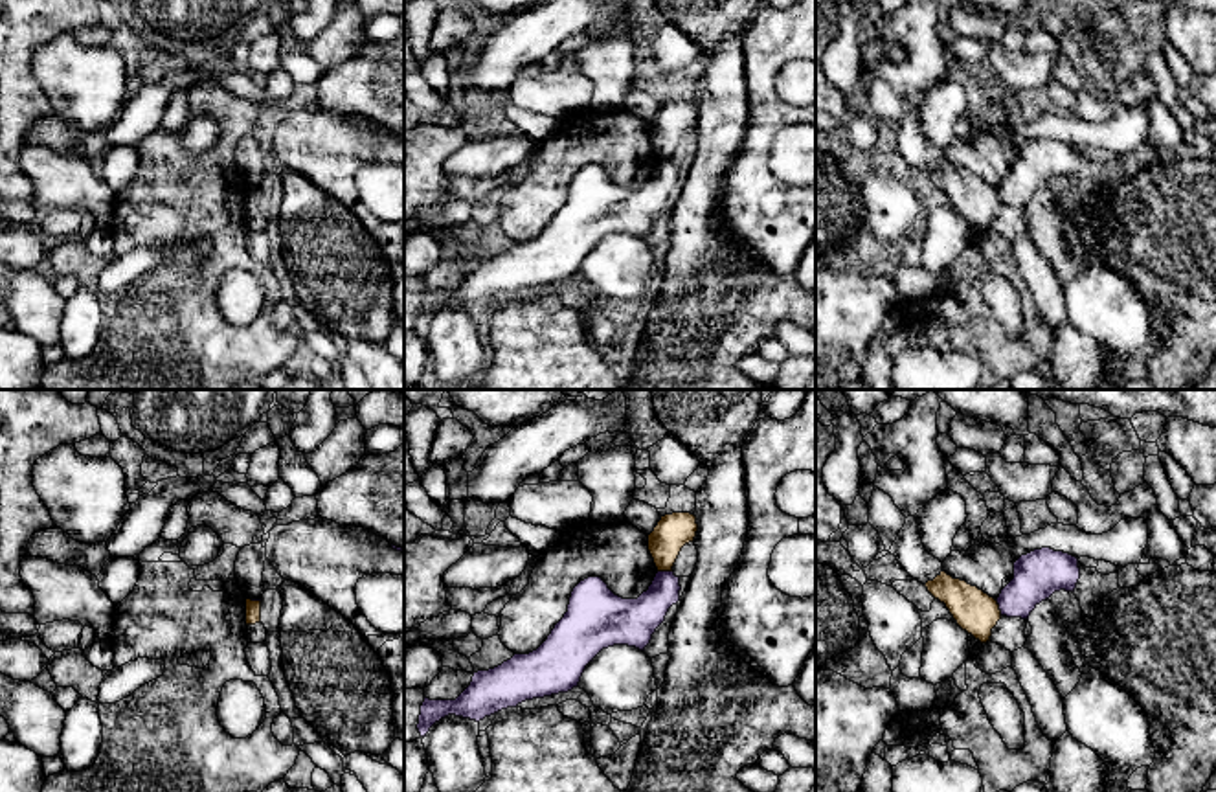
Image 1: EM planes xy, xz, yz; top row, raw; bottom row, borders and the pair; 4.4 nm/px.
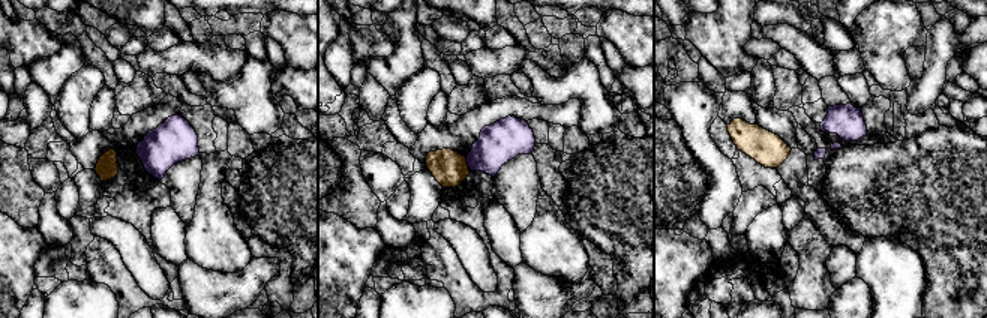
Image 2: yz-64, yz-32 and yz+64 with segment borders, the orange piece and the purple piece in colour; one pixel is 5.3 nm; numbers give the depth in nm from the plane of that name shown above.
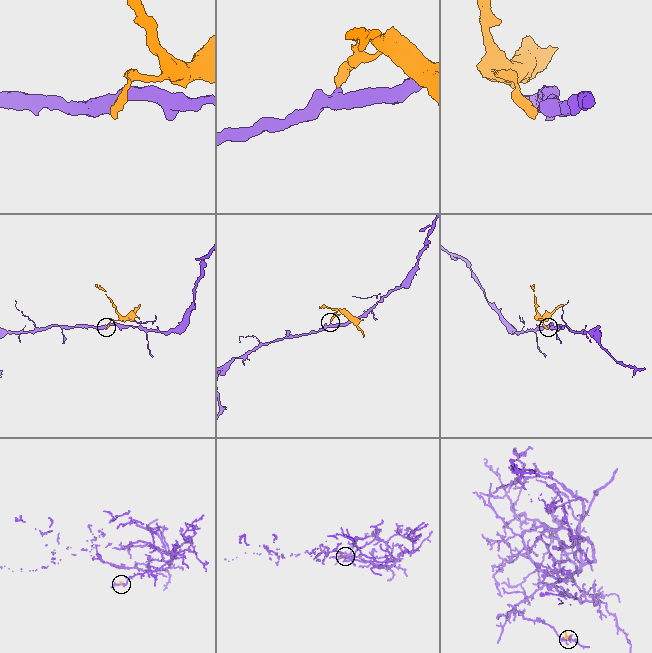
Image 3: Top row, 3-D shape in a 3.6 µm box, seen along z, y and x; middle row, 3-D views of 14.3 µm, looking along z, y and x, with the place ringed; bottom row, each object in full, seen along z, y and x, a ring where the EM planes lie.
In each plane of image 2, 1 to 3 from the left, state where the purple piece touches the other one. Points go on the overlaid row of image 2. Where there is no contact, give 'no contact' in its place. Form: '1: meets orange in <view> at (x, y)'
1: no contact
2: meets orange in yz-32 at (465, 162)
3: no contact

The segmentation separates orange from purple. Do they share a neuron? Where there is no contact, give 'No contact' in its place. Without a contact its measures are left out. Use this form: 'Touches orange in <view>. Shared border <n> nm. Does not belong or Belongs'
Touches orange in yz. Shared border 80 nm. Does not belong

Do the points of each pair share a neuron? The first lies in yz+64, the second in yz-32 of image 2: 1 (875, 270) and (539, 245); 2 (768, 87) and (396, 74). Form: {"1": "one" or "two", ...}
{"1": "one", "2": "two"}

